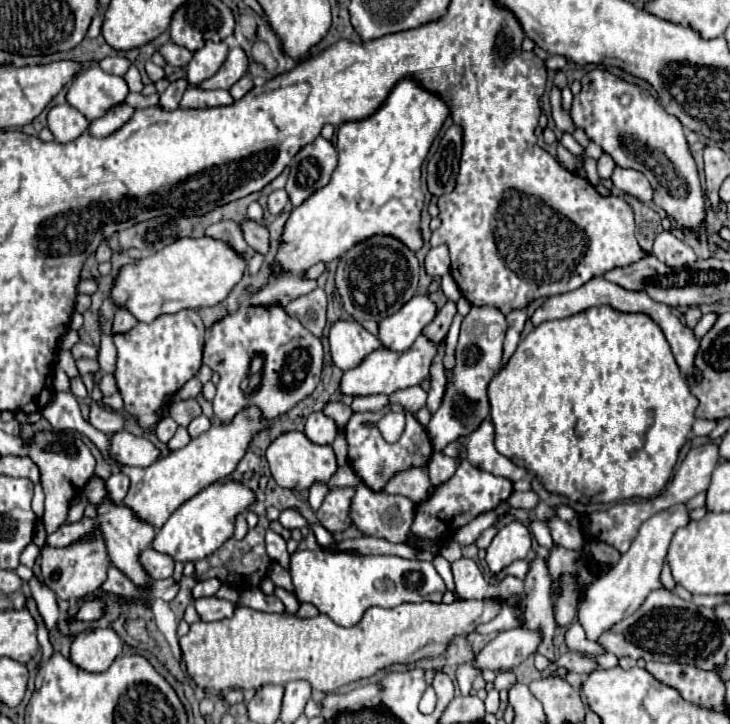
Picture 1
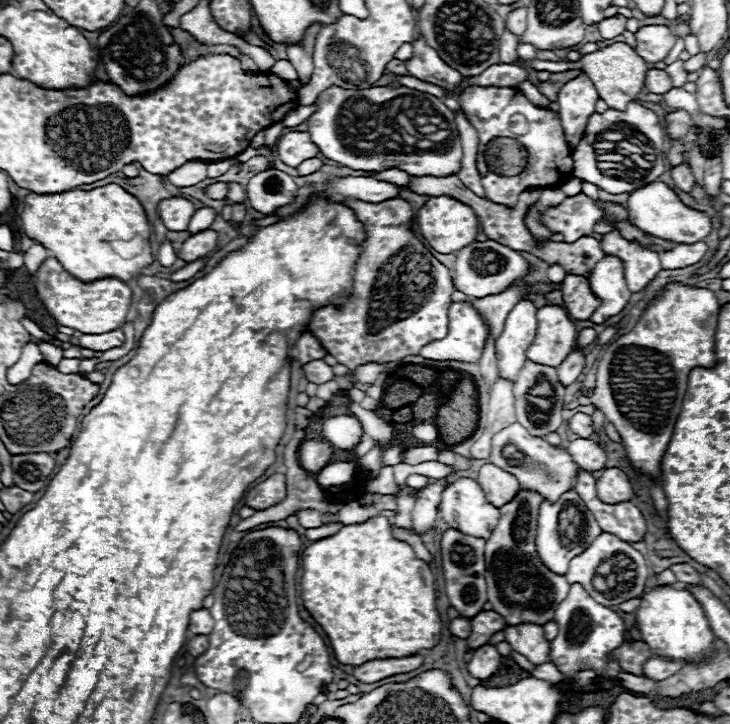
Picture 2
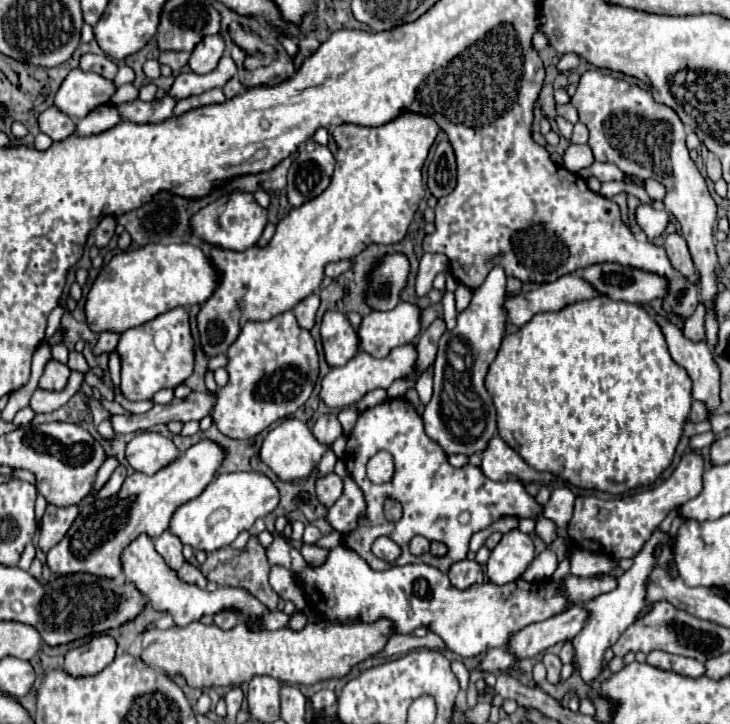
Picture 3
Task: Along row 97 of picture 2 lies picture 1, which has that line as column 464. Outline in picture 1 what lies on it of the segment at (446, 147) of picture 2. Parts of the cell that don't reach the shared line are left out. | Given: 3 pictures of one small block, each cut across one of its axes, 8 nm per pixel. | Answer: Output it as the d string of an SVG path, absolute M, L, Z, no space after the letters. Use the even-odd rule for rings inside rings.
M472 306L468 316L462 320L460 340L456 348L456 368L452 372L452 378L448 380L448 390L444 394L442 406L438 408L436 414L432 414L432 420L426 426L434 452L440 452L446 444L454 442L458 436L468 436L472 430L480 426L482 420L490 416L486 388L488 388L488 382L500 370L502 342L504 342L506 330L508 330L508 324L504 314L490 306Z

